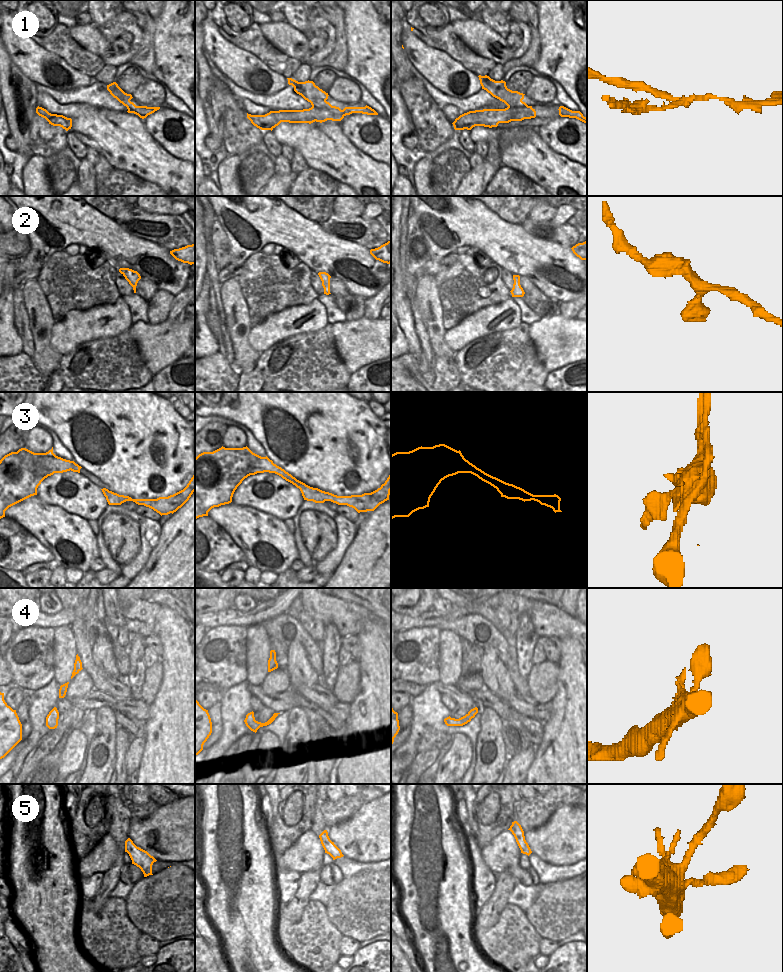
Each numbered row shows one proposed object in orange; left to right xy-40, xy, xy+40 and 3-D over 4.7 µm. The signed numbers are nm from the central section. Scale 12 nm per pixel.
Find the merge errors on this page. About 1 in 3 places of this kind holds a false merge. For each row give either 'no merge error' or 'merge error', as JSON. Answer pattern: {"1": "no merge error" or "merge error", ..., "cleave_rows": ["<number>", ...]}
{"1": "merge error", "2": "no merge error", "3": "merge error", "4": "no merge error", "5": "no merge error", "cleave_rows": ["1", "3"]}

